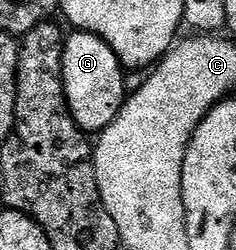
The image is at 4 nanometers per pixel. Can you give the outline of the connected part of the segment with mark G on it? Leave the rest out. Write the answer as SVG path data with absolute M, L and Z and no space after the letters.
M74 30L65 40L63 49L63 85L73 120L86 133L107 130L125 104L126 68L115 57L115 53L99 37L86 31Z

